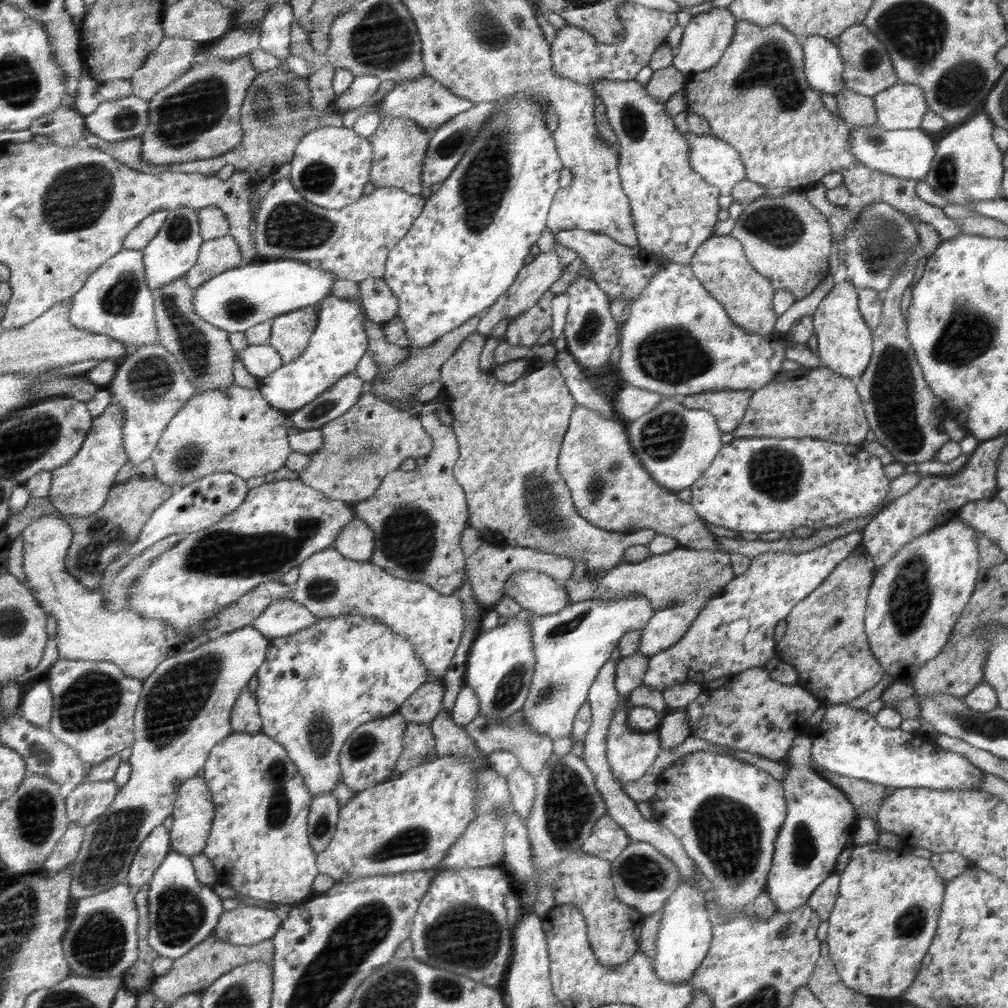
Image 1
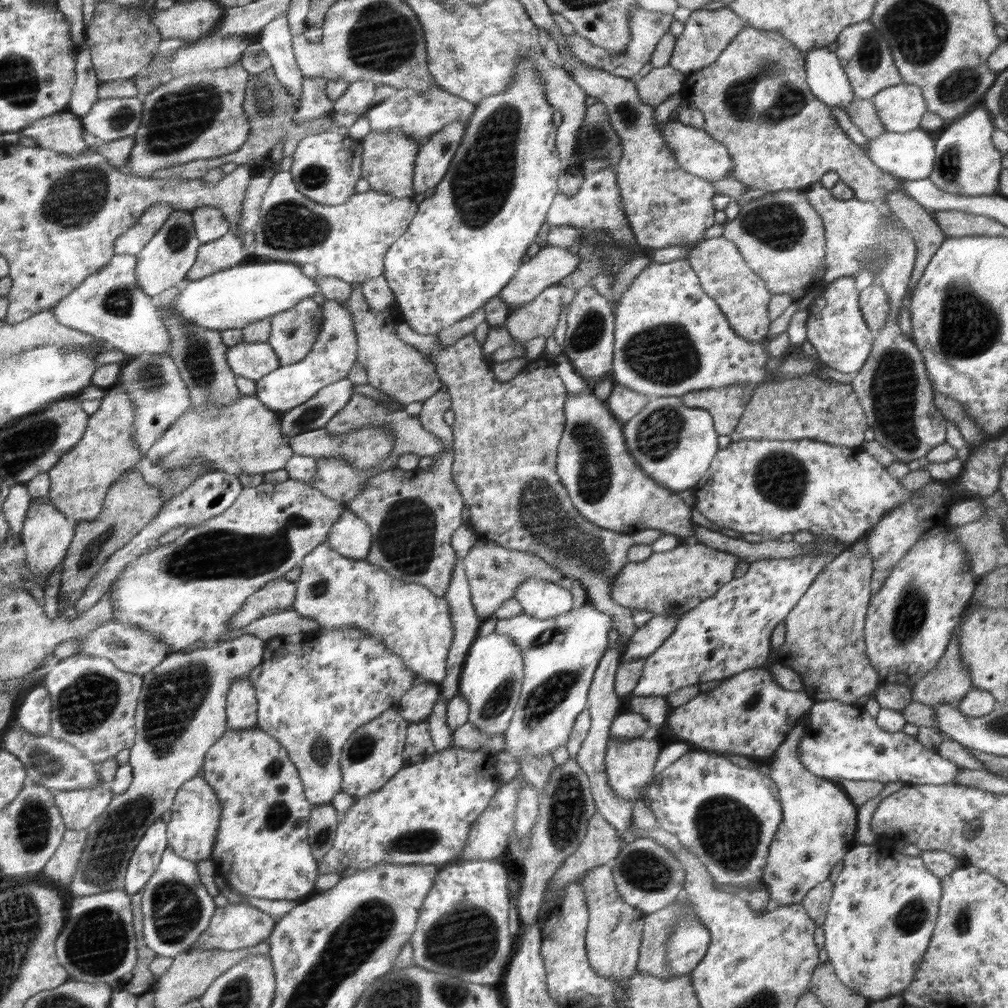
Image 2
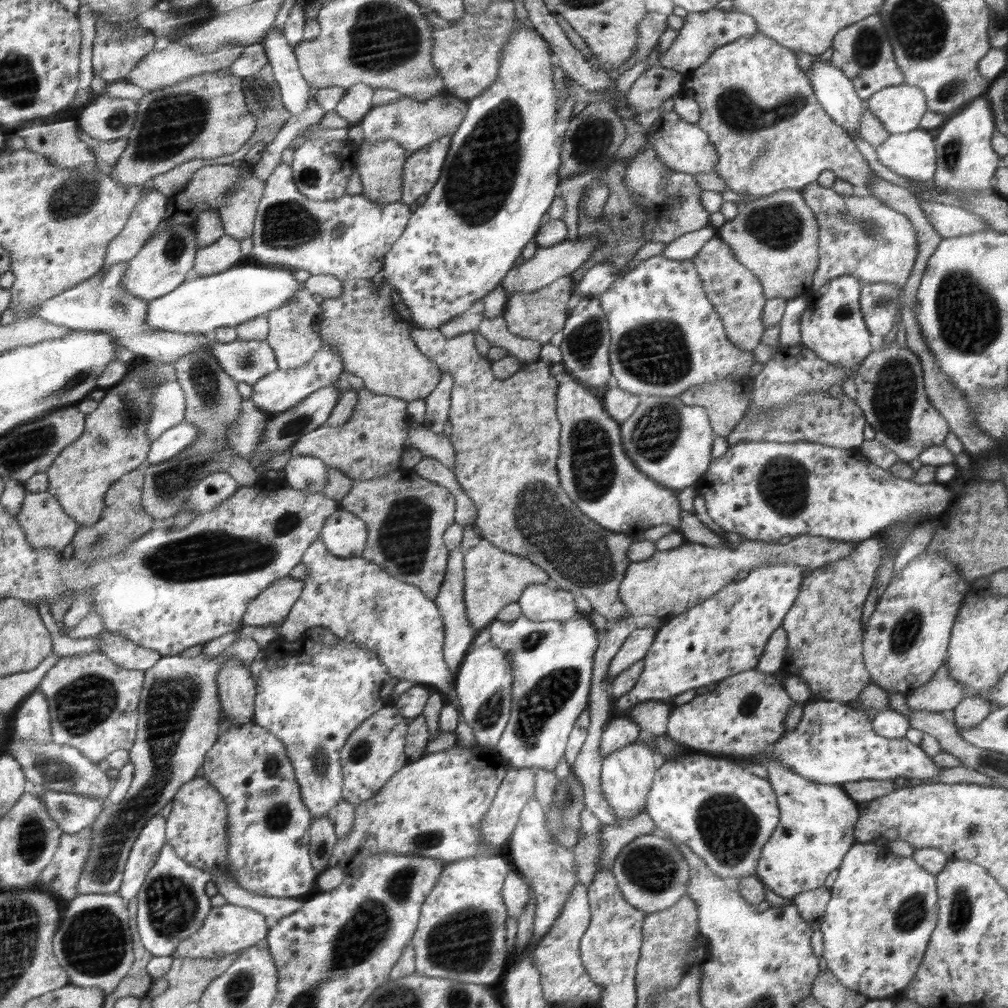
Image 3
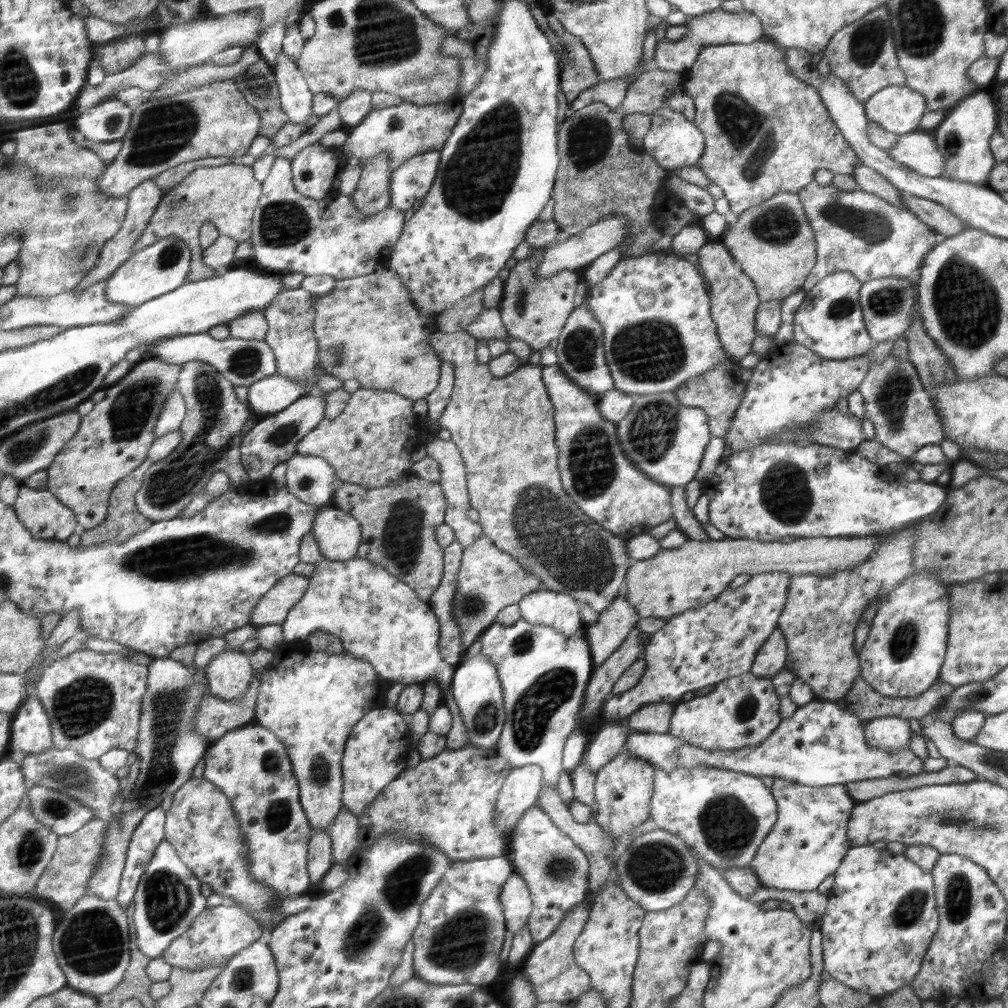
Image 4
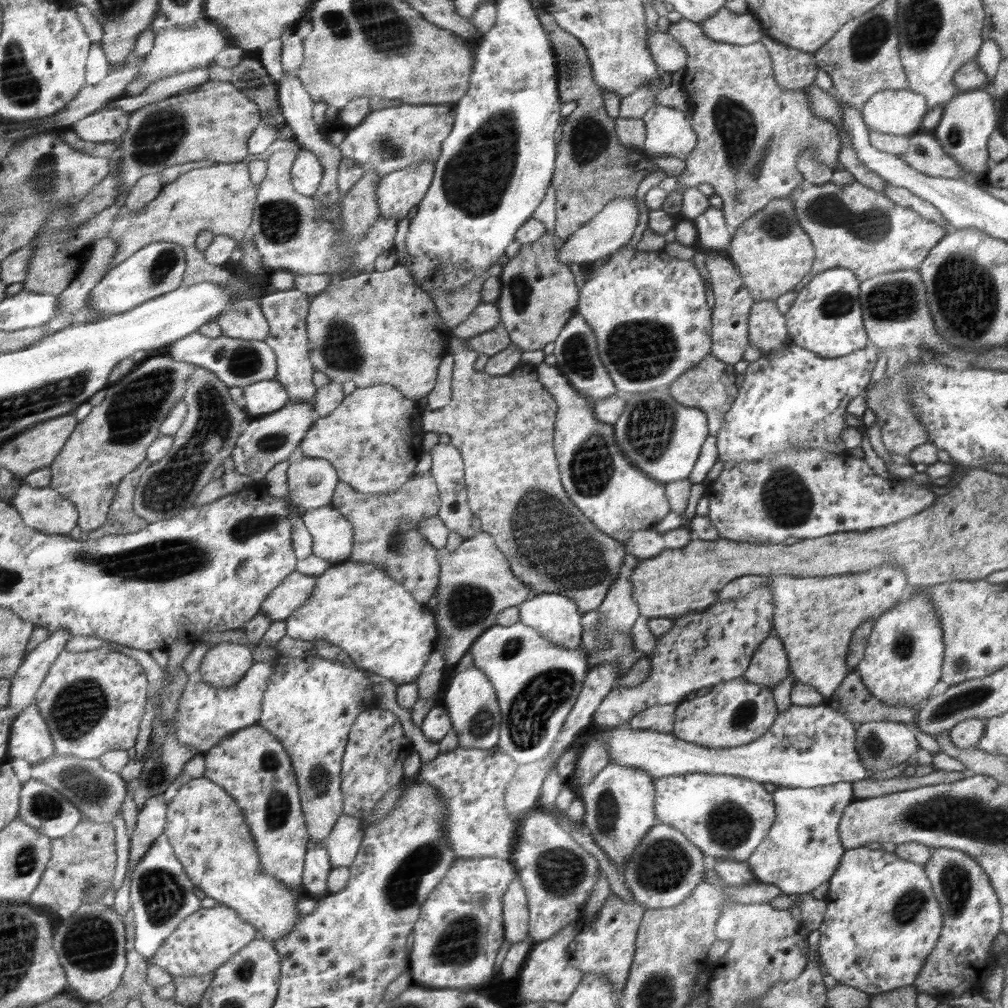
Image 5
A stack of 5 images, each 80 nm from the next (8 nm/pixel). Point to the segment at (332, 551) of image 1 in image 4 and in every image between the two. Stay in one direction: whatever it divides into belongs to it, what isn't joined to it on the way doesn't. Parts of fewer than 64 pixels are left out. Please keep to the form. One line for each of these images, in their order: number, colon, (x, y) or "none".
2: (334, 590)
3: (357, 600)
4: (378, 617)

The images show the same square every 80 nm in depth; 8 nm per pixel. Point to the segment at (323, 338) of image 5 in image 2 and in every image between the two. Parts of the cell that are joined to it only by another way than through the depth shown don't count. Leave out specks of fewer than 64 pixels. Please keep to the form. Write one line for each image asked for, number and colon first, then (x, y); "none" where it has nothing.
2: (394, 367)
3: (372, 329)
4: (368, 328)

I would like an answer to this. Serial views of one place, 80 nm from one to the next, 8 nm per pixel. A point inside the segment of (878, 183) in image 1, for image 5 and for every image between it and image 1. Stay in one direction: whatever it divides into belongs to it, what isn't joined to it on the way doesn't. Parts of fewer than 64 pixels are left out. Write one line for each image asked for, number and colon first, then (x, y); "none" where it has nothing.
2: (755, 97)
3: (758, 107)
4: (766, 131)
5: (750, 130)

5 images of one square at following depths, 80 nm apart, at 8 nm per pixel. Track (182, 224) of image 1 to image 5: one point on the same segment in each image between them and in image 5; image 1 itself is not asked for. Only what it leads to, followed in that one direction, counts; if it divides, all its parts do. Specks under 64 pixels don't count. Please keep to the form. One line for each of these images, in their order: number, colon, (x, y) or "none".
2: (166, 260)
3: (166, 261)
4: (160, 268)
5: (159, 269)

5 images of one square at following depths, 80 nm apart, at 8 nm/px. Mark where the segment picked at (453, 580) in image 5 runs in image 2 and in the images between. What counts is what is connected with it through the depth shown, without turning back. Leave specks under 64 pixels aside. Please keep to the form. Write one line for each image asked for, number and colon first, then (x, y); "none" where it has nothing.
2: (494, 572)
3: (493, 578)
4: (488, 579)

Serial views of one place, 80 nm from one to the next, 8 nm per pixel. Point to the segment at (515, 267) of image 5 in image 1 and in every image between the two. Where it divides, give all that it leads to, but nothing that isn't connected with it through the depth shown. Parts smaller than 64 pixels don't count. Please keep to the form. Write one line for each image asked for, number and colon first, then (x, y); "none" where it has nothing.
1: (525, 330)
2: (539, 318)
3: (539, 316)
4: (534, 310)

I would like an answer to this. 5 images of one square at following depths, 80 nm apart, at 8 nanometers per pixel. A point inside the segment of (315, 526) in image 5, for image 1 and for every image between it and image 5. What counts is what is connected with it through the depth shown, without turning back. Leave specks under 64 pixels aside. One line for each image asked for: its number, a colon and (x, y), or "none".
1: (357, 542)
2: (351, 536)
3: (345, 534)
4: (338, 534)

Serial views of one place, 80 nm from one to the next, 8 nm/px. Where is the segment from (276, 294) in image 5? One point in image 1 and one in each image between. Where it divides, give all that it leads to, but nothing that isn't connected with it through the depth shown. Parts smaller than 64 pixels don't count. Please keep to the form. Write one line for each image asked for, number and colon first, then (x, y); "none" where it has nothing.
1: (292, 332)
2: (293, 332)
3: (294, 336)
4: (291, 336)

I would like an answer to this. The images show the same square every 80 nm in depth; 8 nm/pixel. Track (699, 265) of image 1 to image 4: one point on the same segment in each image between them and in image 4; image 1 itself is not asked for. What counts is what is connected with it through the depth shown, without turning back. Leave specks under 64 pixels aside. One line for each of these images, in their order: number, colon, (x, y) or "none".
2: (742, 295)
3: (737, 295)
4: (735, 300)

